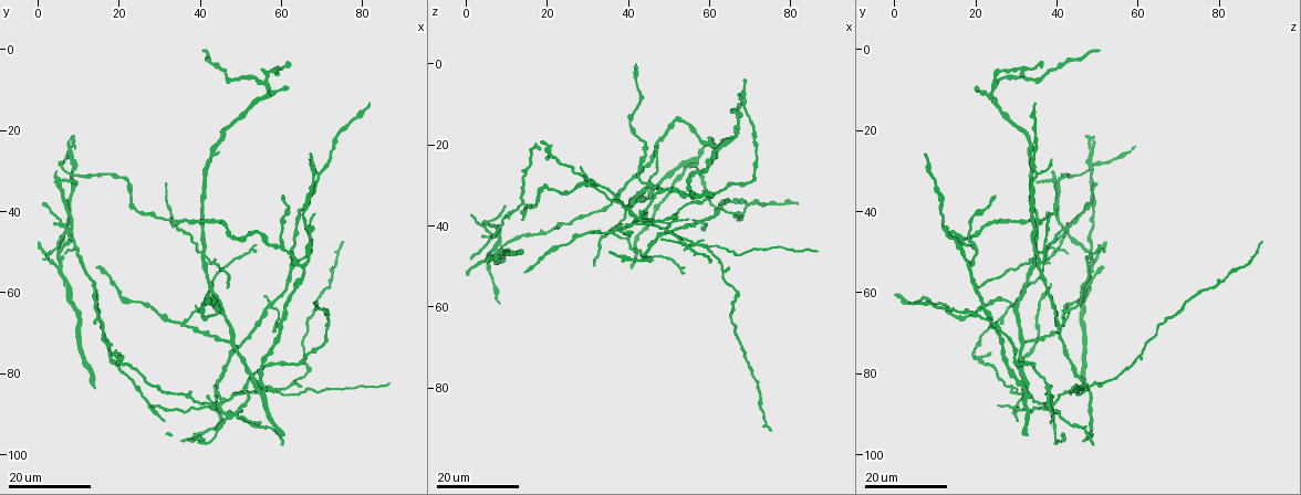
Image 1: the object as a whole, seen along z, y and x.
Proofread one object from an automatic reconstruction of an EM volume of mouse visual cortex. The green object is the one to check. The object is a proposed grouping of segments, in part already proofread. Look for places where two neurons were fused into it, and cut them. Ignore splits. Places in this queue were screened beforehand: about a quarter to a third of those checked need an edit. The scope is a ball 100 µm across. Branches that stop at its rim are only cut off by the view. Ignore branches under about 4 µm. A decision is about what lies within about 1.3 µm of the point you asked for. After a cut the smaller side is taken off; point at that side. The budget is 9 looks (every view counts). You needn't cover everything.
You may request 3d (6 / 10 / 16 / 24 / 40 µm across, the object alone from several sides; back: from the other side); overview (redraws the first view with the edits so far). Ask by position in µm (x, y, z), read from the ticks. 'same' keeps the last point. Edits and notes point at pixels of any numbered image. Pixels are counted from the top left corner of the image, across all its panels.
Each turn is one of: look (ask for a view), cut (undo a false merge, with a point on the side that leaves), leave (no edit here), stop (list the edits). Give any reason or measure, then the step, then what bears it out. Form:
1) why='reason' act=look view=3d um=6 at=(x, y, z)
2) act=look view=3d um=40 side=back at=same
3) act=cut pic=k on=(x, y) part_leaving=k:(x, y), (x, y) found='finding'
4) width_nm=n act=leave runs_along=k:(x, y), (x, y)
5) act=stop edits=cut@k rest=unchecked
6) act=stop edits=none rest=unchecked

why='two arms in line, one across' act=look view=3d um=24 at=(35.5, 67.5, 41.5)

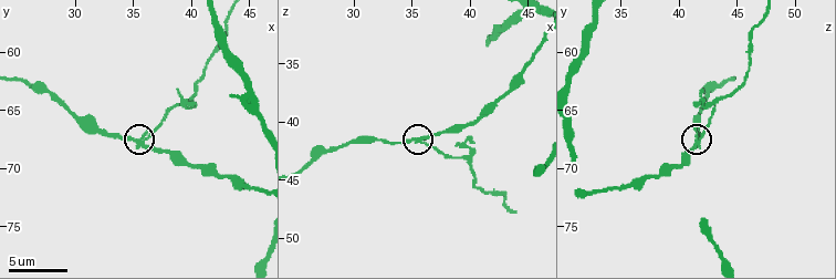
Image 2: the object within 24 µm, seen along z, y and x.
act=look view=3d um=10 at=(35.4, 67.6, 41.6)

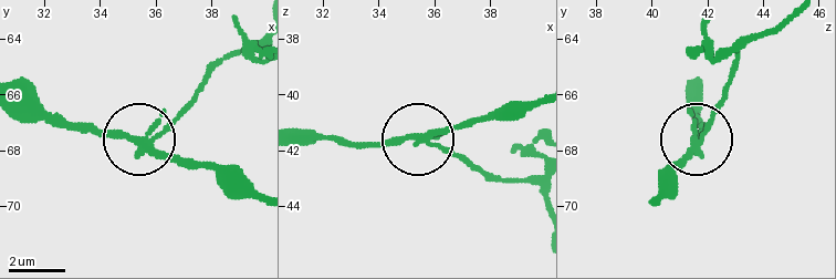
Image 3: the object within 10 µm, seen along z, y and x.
arms=3 act=cut pic=3 on=(164, 109) part_leaving=3:(425, 137), (536, 193) found='a second neuron is stuck on'

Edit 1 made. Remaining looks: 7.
why='three-way junction' act=look view=3d um=24 at=(7.0, 45.0, 42.0)

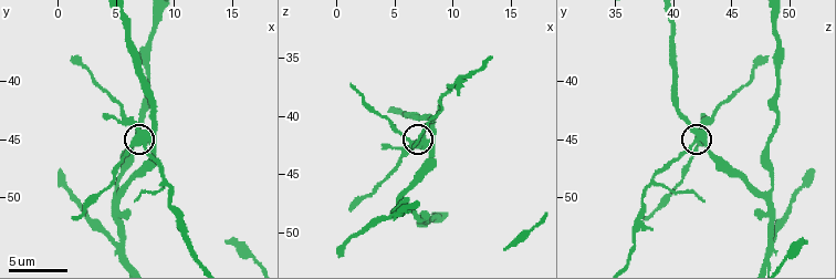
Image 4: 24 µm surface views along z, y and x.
why='zoom in' act=look view=3d um=6 at=(7.2, 45.0, 41.8)

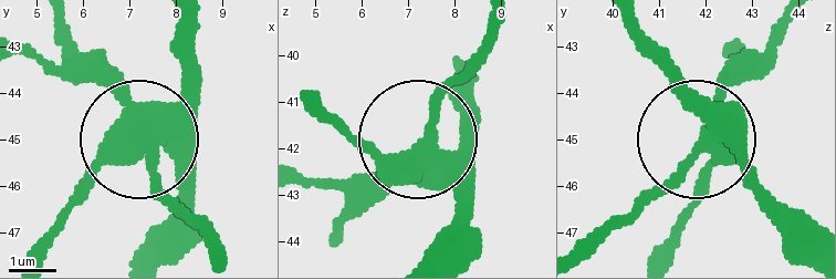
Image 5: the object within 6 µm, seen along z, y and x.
act=look view=3d um=6 side=back at=(7.30, 45.10, 41.95)

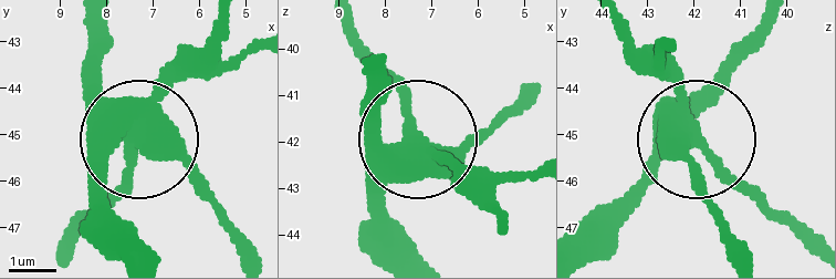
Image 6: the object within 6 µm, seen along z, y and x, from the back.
side_arm_um=20 act=cut pic=6 on=(178, 74) part_leaving=6:(424, 136), (353, 21) found='a second neuron is stuck on'

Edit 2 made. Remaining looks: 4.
why='small branch off a trunk' act=look view=3d um=24 at=(58.0, 63.0, 39.0)

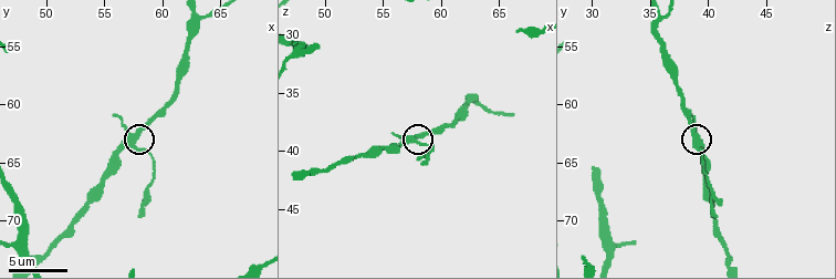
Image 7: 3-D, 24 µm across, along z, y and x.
why='closer look' act=look view=3d um=6 at=(57.6, 63.4, 38.8)

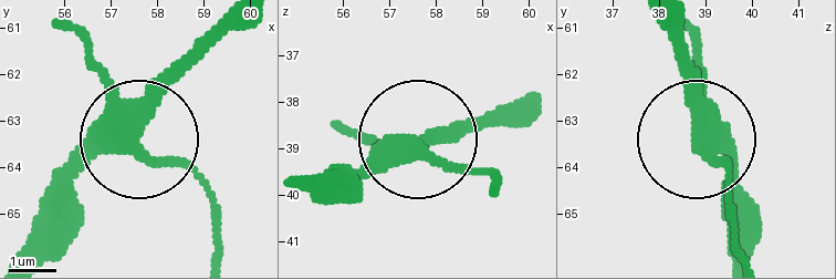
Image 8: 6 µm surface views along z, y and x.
act=look view=3d um=6 side=back at=(57.50, 63.35, 38.90)

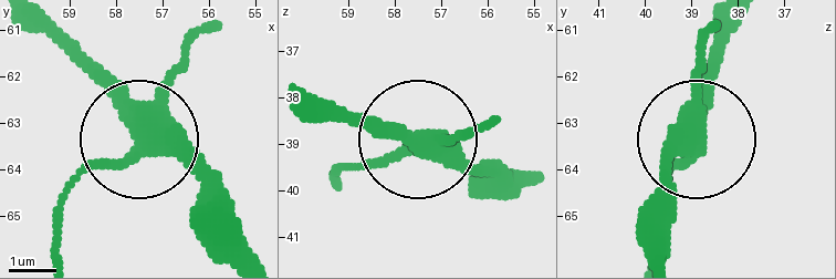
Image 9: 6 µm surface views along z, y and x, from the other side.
act=leave runs_along=9:(257, 258), (181, 163), (146, 147), (123, 152), (55, 207) found='all the same neuron'

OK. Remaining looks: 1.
act=look view=3d um=6 at=(47.4, 72.0, 31.6)

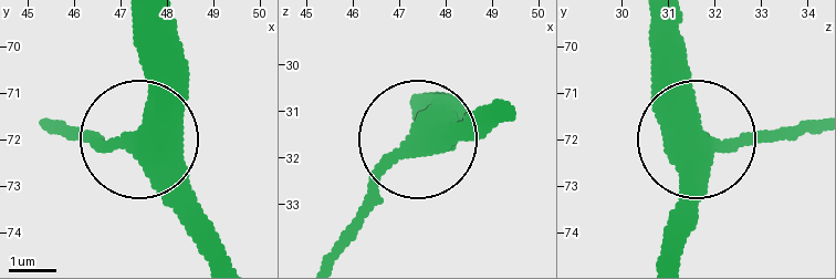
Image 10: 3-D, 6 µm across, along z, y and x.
side_arm_um=49 arms=3 act=leave found='one neuron here'

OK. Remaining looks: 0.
act=stop edits=cut@3,cut@6 rest=unchecked

